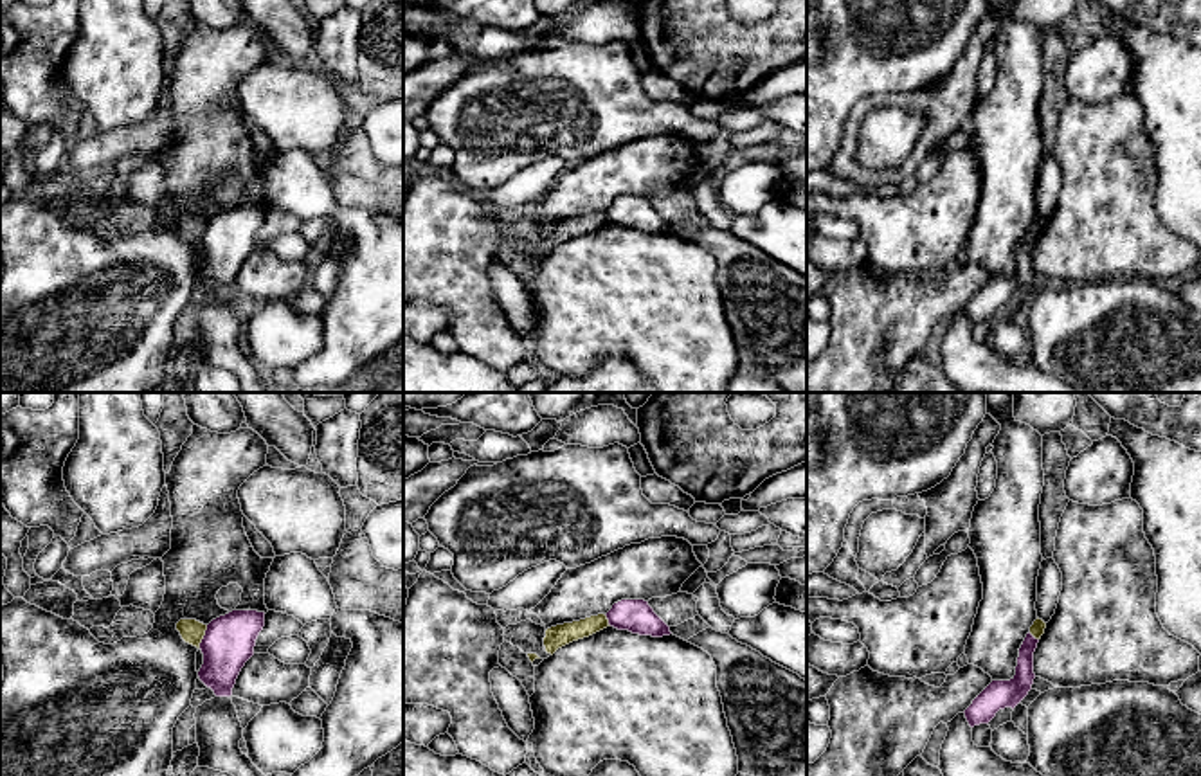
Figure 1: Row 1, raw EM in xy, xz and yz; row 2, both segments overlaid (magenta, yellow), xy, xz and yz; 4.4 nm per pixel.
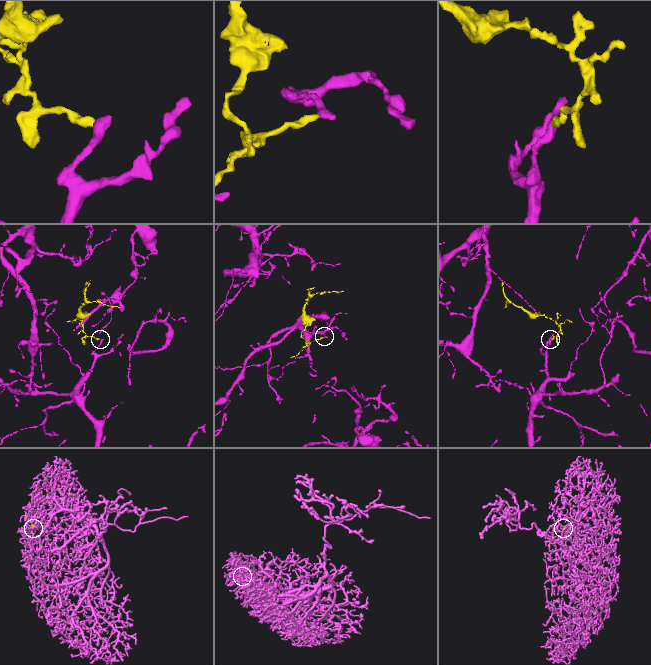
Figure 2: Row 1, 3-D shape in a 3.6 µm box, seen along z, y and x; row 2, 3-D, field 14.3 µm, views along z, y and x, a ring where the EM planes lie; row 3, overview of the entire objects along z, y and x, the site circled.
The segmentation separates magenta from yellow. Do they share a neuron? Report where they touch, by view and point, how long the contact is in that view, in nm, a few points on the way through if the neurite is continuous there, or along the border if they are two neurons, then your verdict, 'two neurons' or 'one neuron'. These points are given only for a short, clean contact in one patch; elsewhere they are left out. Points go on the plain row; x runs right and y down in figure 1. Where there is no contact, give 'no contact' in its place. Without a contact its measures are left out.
xy (204, 233) | 110 nm | along xy (207, 222), (198, 243) | two neurons

